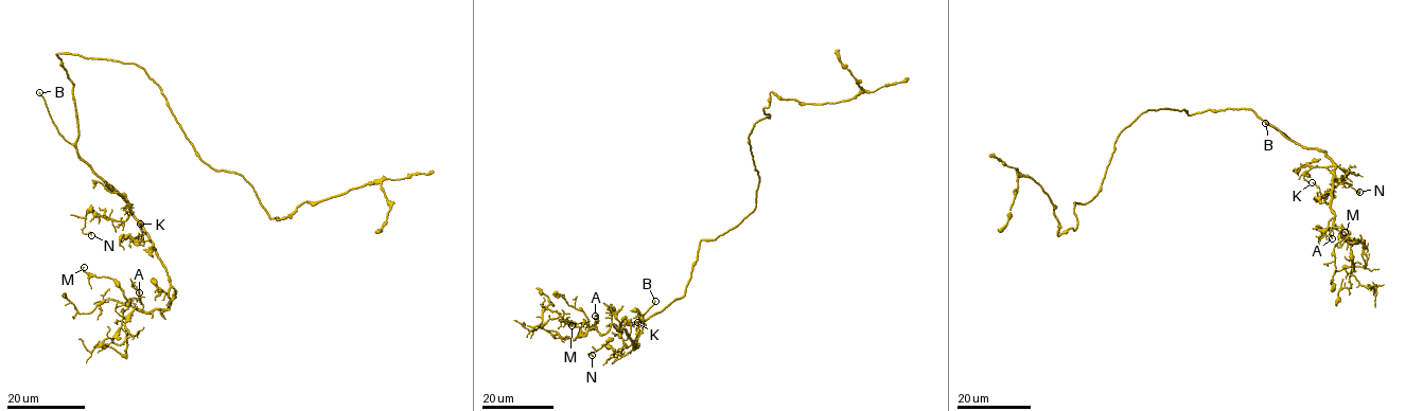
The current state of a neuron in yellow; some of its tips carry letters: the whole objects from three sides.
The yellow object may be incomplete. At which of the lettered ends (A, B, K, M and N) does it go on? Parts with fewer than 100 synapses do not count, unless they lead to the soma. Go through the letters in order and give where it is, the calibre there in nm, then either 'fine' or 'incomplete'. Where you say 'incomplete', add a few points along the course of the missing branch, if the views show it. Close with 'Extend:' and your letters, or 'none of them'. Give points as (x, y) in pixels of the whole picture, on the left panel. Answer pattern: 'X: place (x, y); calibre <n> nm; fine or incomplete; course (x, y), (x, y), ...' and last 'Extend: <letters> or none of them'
A: place (139, 292); calibre 120 nm; fine
B: place (39, 92); calibre 110 nm; incomplete
K: place (140, 224); calibre 120 nm; fine
M: place (84, 267); calibre 140 nm; fine
N: place (91, 235); calibre 110 nm; fine
Extend: B

